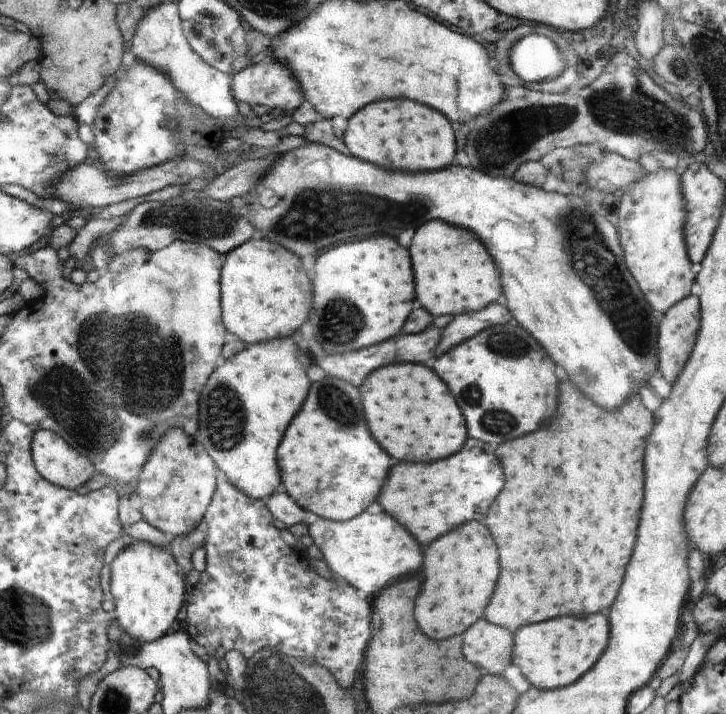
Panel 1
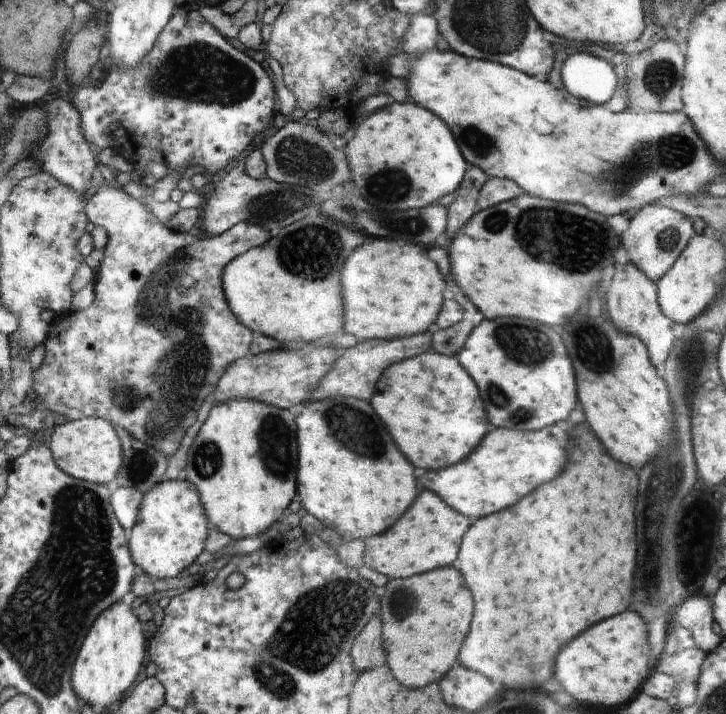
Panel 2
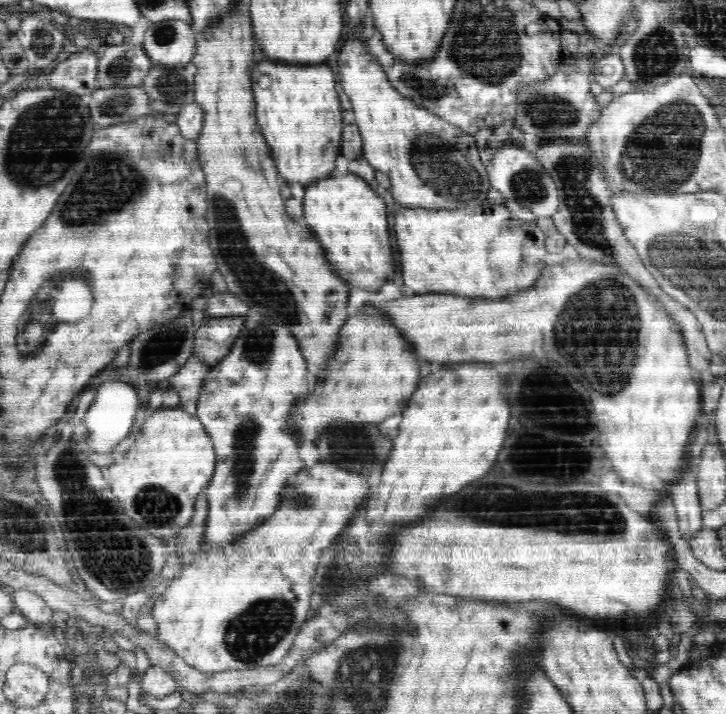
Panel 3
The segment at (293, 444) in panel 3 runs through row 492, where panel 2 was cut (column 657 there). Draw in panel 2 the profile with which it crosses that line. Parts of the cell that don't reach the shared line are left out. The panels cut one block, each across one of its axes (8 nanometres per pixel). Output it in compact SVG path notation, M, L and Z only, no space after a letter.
M648 206L648 210L640 210L632 220L628 230L622 234L622 242L628 250L629 260L652 282L660 281L678 260L687 244L694 237L692 222L687 215L665 206Z

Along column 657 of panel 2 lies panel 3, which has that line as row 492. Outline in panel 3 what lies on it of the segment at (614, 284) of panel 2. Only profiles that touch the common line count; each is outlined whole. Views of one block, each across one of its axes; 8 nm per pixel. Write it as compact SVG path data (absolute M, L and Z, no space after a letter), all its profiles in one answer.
M318 462L289 477L287 494L270 517L234 544L197 554L188 568L182 569L165 592L154 599L150 611L156 619L158 642L170 647L186 664L204 674L227 670L246 670L277 665L291 651L296 634L312 615L310 595L323 551L342 532L354 506L368 492L368 479L336 463Z

